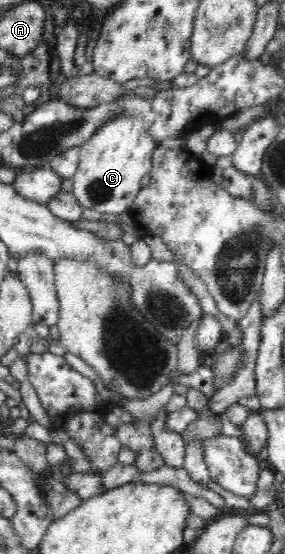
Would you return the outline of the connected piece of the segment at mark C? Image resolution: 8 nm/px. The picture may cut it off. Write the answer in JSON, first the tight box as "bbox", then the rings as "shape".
{"bbox":[72,116,158,215],"shape":[[[117,116],[79,146],[80,161],[72,176],[72,194],[83,209],[114,215],[130,211],[141,190],[143,176],[151,170],[153,150],[158,147],[148,128],[141,116]]]}

